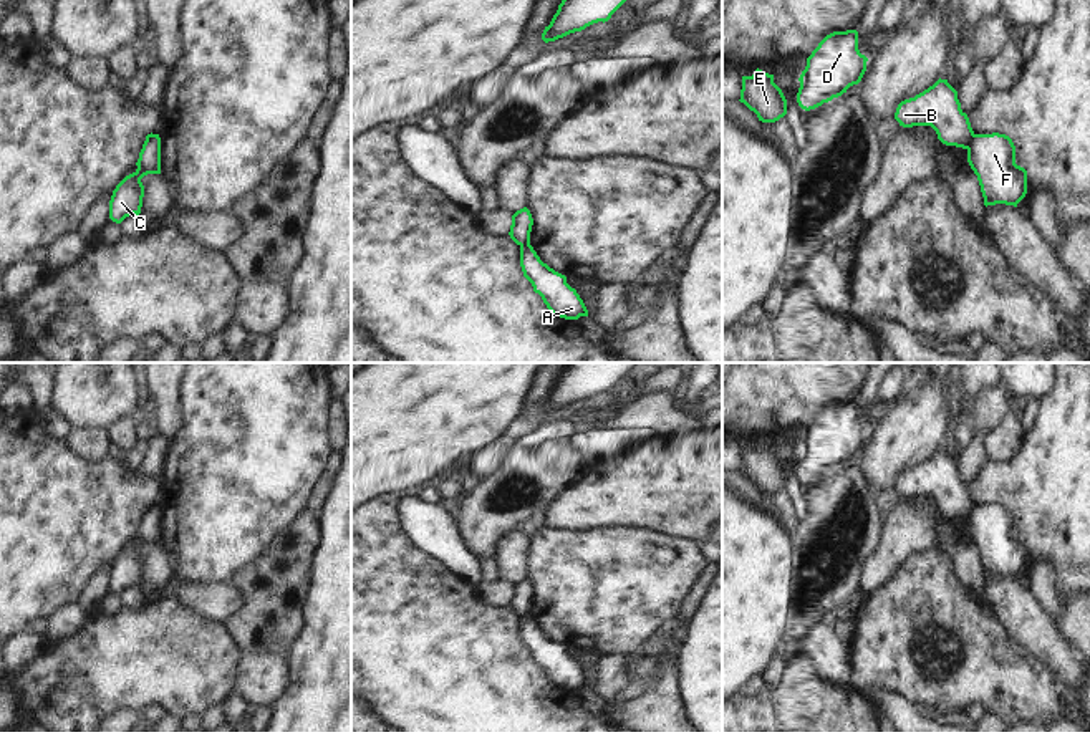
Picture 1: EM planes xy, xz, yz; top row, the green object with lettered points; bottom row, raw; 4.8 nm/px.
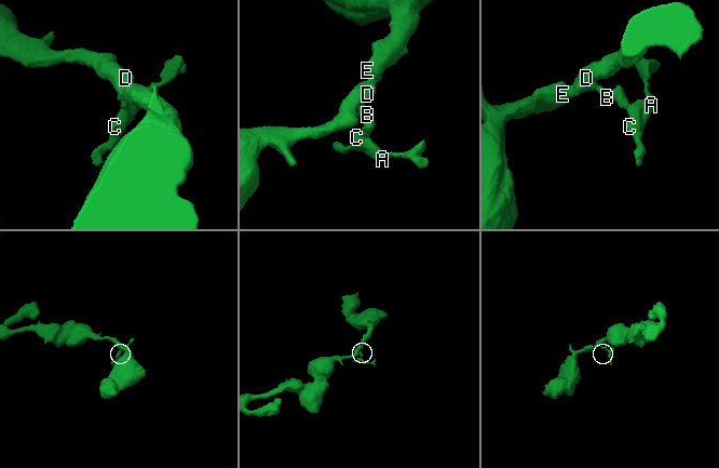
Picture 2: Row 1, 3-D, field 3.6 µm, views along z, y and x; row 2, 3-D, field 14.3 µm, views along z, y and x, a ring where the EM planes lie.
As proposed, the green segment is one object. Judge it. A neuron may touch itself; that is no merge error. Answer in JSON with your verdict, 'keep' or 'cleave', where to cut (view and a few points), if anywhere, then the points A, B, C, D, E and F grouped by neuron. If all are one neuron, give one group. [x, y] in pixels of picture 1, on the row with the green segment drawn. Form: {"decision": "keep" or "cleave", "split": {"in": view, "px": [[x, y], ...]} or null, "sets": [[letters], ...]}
{"decision": "cleave", "split": {"in": "yz", "px": [[976, 134], [966, 148]]}, "sets": [["A", "C", "F"], ["B", "D", "E"]]}

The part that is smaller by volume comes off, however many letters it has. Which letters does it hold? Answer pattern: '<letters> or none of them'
A, C, F

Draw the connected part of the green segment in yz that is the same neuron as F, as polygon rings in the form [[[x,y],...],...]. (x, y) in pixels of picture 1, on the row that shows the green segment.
[[[976,134],[967,162],[977,176],[984,205],[1014,205],[1027,194],[1027,171],[1015,164],[1015,146],[1006,134]]]

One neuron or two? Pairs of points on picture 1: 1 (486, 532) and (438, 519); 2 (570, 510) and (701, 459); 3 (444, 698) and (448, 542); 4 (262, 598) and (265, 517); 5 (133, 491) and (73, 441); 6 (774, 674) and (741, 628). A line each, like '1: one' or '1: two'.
1: two
2: one
3: two
4: two
5: two
6: two

